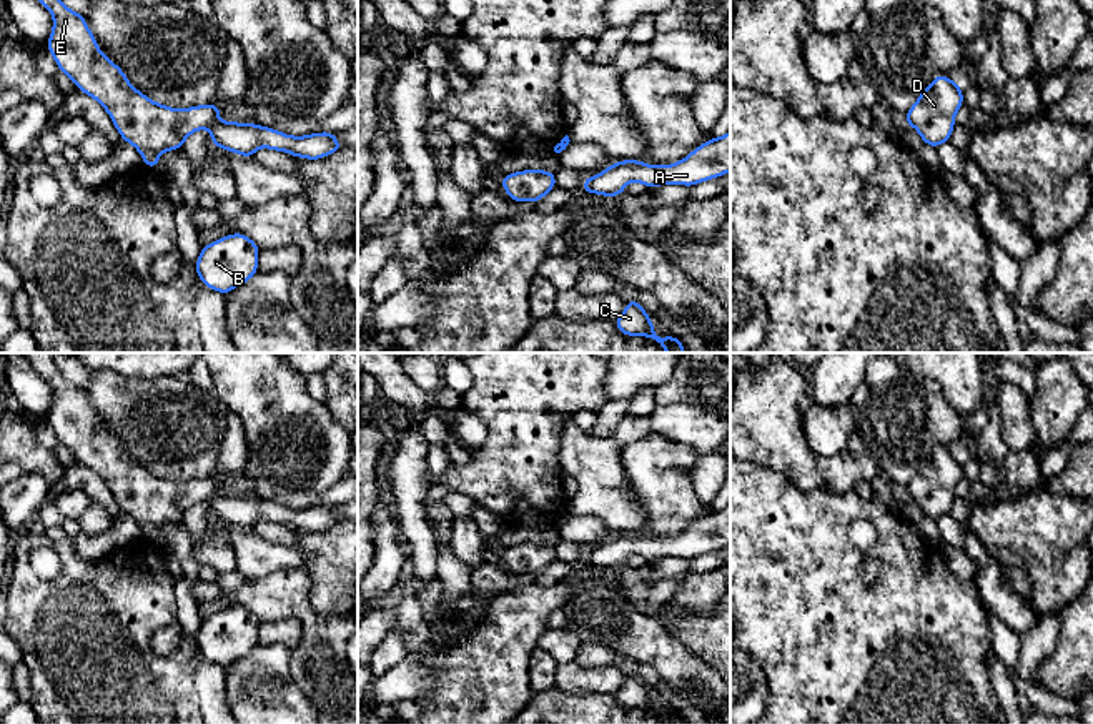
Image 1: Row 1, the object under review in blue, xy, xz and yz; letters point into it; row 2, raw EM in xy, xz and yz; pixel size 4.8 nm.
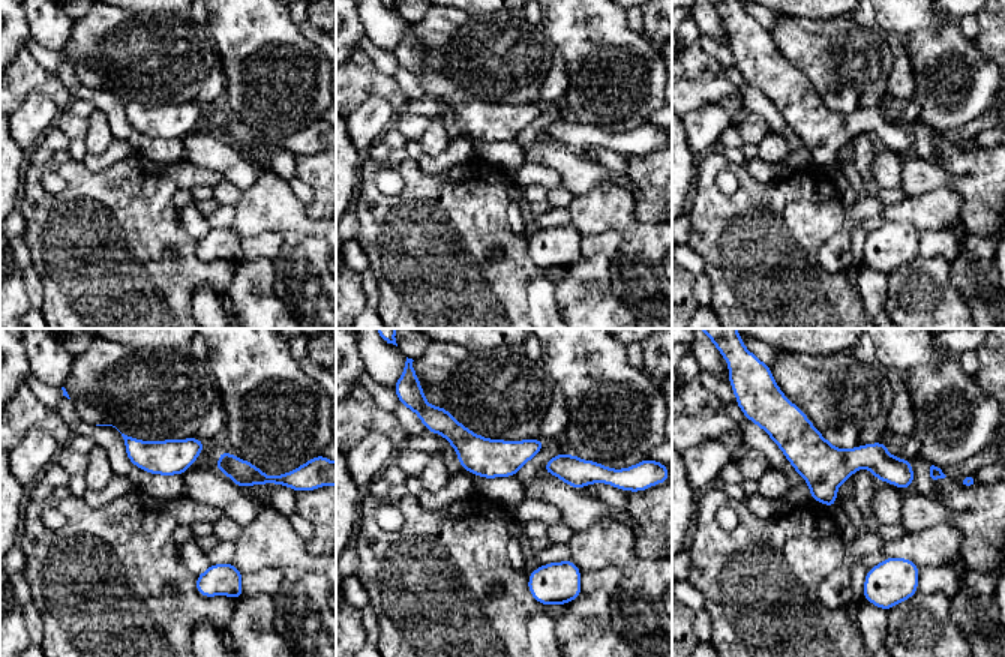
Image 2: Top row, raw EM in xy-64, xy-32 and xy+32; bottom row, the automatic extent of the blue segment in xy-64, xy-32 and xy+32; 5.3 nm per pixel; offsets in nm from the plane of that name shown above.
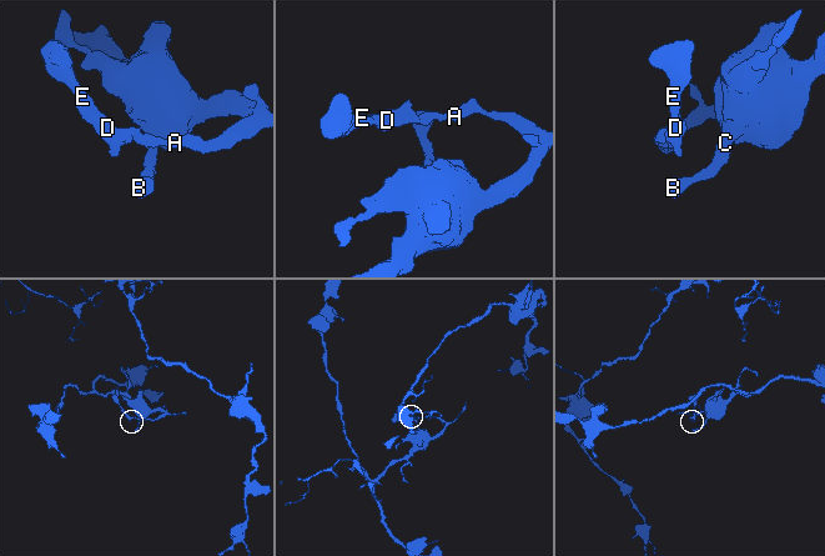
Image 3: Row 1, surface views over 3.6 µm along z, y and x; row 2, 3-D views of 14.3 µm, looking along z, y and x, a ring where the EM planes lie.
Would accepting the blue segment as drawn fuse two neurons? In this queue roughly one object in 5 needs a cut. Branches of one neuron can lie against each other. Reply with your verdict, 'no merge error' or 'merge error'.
no merge error

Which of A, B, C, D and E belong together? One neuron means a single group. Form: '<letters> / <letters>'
A B C D E

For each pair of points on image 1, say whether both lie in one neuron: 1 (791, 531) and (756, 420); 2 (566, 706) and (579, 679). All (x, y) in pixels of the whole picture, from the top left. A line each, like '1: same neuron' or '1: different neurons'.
1: different neurons
2: different neurons

